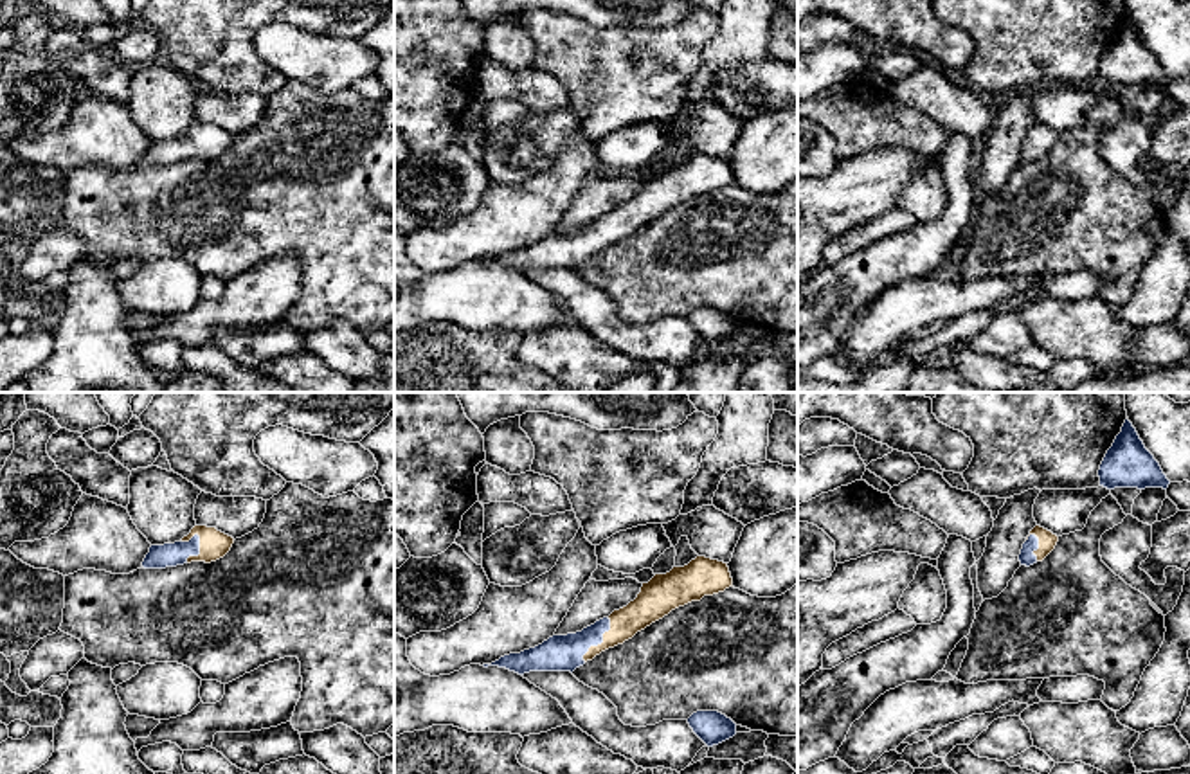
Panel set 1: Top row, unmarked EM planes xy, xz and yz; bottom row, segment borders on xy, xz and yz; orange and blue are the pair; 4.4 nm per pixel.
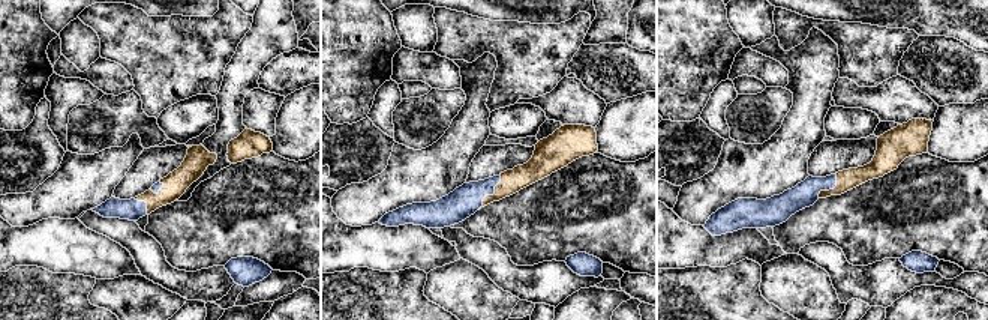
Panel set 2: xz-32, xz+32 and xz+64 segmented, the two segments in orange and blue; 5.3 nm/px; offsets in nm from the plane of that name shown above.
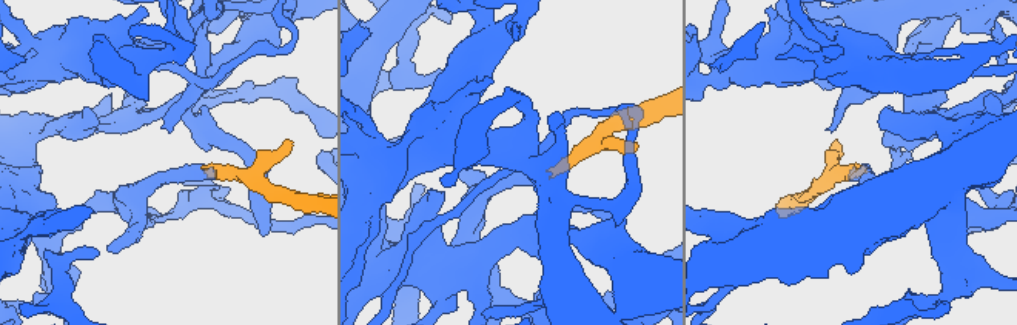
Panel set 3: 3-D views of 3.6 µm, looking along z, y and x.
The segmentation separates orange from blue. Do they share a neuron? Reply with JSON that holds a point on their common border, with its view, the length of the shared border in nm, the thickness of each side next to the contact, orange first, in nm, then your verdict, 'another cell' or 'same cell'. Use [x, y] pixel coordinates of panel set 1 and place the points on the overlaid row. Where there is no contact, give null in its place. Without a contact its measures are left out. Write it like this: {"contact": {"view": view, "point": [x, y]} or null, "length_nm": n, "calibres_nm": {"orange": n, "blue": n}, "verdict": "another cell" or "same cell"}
{"contact": {"view": "xz", "point": [602, 643]}, "length_nm": 240, "calibres_nm": {"orange": 140, "blue": 160}, "verdict": "same cell"}

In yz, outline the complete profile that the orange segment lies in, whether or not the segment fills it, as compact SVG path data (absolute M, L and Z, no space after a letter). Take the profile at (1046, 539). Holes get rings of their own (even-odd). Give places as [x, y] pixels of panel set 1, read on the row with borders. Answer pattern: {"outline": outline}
{"outline": "M1035 526L1026 536L1026 542L1023 544L1019 554L1021 565L1030 567L1037 562L1042 562L1055 549L1057 542L1057 535L1041 526Z"}

